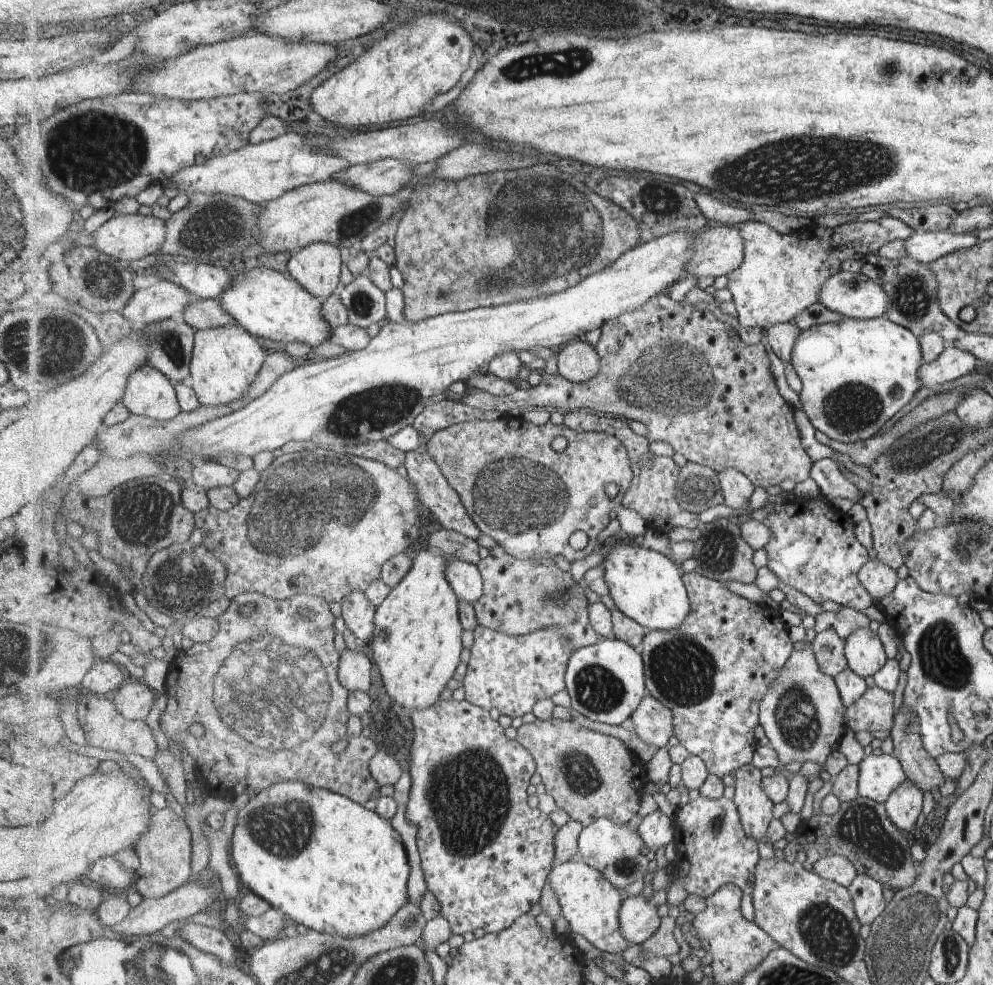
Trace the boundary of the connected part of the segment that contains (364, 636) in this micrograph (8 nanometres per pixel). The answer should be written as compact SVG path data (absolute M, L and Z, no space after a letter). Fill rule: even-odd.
M353 592L342 603L342 617L346 627L359 643L371 641L377 606L367 598L367 592Z

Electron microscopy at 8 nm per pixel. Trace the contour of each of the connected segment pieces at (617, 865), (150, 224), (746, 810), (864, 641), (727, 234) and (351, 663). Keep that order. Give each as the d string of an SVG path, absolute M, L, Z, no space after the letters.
M599 818L594 824L587 826L581 832L578 839L578 850L583 862L601 873L607 870L617 870L618 873L629 874L633 870L638 871L638 881L643 881L647 870L647 858L643 856L643 840L638 830L629 830L627 825L619 825L611 818Z
M147 210L134 214L115 215L94 232L97 248L119 262L139 261L145 256L157 255L166 240L166 222L158 220Z
M753 764L737 770L735 777L735 796L733 801L740 812L744 832L755 841L768 842L767 830L773 822L775 803L762 788L763 774Z
M859 628L849 636L845 656L850 670L864 678L873 677L885 665L887 658L877 634L869 628Z
M716 224L696 238L686 272L697 278L727 277L741 266L744 259L744 239L740 226Z
M345 648L341 654L339 679L350 692L371 688L371 660L363 652Z

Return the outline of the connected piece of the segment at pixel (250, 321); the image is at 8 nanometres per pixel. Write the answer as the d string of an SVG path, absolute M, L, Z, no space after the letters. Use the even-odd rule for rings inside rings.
M253 262L251 268L233 278L220 297L222 308L250 334L282 343L298 342L309 347L330 341L333 328L324 316L324 300L308 292L295 278L283 276Z

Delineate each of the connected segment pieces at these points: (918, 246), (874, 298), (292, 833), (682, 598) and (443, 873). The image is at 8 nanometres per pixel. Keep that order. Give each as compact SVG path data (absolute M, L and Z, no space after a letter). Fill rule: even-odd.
M932 231L929 233L911 234L904 244L907 257L913 261L929 264L932 261L954 252L971 248L976 244L973 234L954 234L946 231Z
M839 272L824 287L820 303L853 319L885 317L888 295L864 273Z
M284 781L266 789L257 796L250 796L249 802L240 810L234 828L232 859L237 868L245 891L250 890L263 898L273 909L282 912L294 924L304 925L312 931L340 935L346 938L363 937L385 927L409 903L409 860L407 850L401 841L401 834L391 826L388 819L382 818L375 810L354 802L347 796L328 789L308 786L302 781Z
M633 541L612 543L602 565L610 597L629 618L649 630L671 631L680 628L691 613L687 588L676 563L655 550L637 546Z
M466 699L461 702L455 700L439 700L435 706L429 710L415 710L412 712L412 724L414 726L414 743L410 754L410 774L413 785L410 791L410 802L407 805L406 821L418 828L416 834L416 845L420 854L421 867L428 889L440 903L442 915L452 927L455 935L473 933L477 930L487 933L501 933L516 924L519 918L531 912L535 904L540 903L544 889L548 883L548 877L552 874L552 869L556 862L556 835L559 830L553 820L545 815L541 810L533 809L527 800L527 788L531 782L531 776L536 773L536 760L531 752L520 744L516 739L507 738L505 729L497 720L491 718L489 710L473 705Z

